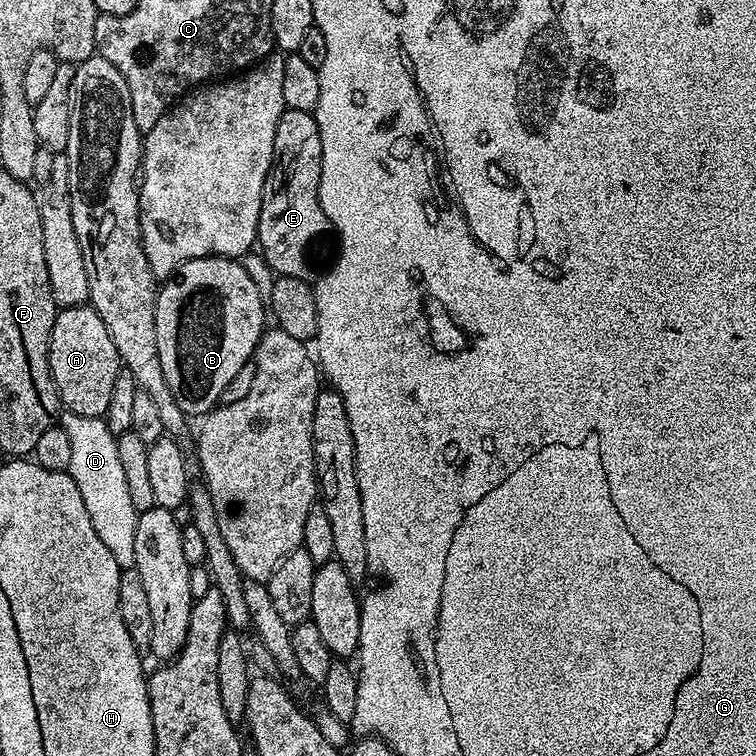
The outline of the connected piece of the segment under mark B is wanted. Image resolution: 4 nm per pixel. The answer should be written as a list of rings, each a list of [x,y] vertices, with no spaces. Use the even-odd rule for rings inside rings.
[[[203,256],[197,260],[187,260],[172,273],[170,278],[163,281],[162,287],[156,293],[156,333],[158,334],[158,358],[162,362],[162,374],[166,374],[166,386],[170,386],[170,394],[174,394],[174,402],[178,402],[184,415],[189,418],[203,418],[220,404],[222,390],[226,390],[226,386],[230,386],[230,382],[234,382],[236,375],[255,357],[258,342],[266,331],[265,297],[264,300],[260,297],[260,288],[256,285],[255,278],[240,263],[239,259],[227,256]]]

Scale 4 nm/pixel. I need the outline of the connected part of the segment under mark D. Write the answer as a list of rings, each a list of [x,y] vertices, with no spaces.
[[[64,410],[58,417],[58,424],[70,437],[67,473],[74,478],[78,494],[82,494],[82,502],[86,502],[86,514],[90,514],[94,534],[98,534],[98,538],[102,538],[102,546],[114,554],[114,562],[118,562],[120,569],[136,567],[134,530],[138,513],[134,502],[130,502],[126,473],[122,471],[122,462],[118,458],[118,438],[109,430],[103,416],[83,416]]]

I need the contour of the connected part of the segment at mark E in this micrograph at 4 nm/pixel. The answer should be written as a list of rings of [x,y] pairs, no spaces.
[[[285,108],[282,118],[278,118],[278,126],[274,130],[274,154],[272,169],[262,190],[262,206],[256,227],[258,248],[264,251],[264,260],[273,268],[276,276],[302,278],[312,282],[321,275],[322,268],[316,263],[320,260],[320,251],[324,248],[324,239],[330,236],[330,225],[318,198],[320,185],[320,167],[322,166],[322,138],[318,130],[318,122],[311,112]]]

